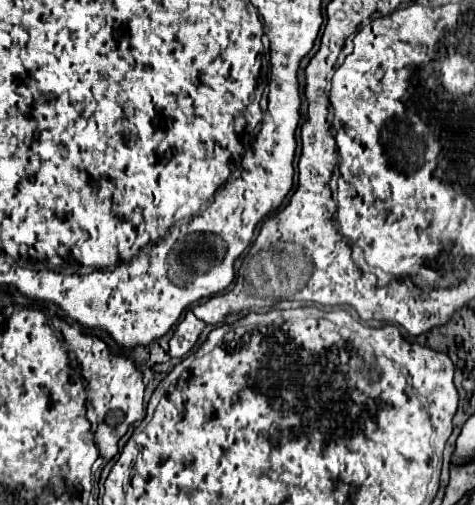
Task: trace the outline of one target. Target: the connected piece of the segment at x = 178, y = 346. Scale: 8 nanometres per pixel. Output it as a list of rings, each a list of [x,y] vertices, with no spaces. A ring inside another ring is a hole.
[[[187,311],[183,321],[177,325],[171,341],[169,341],[169,347],[171,347],[171,357],[183,357],[189,353],[189,349],[195,345],[199,333],[203,331],[205,323],[201,319],[197,319],[193,315],[193,311]]]

